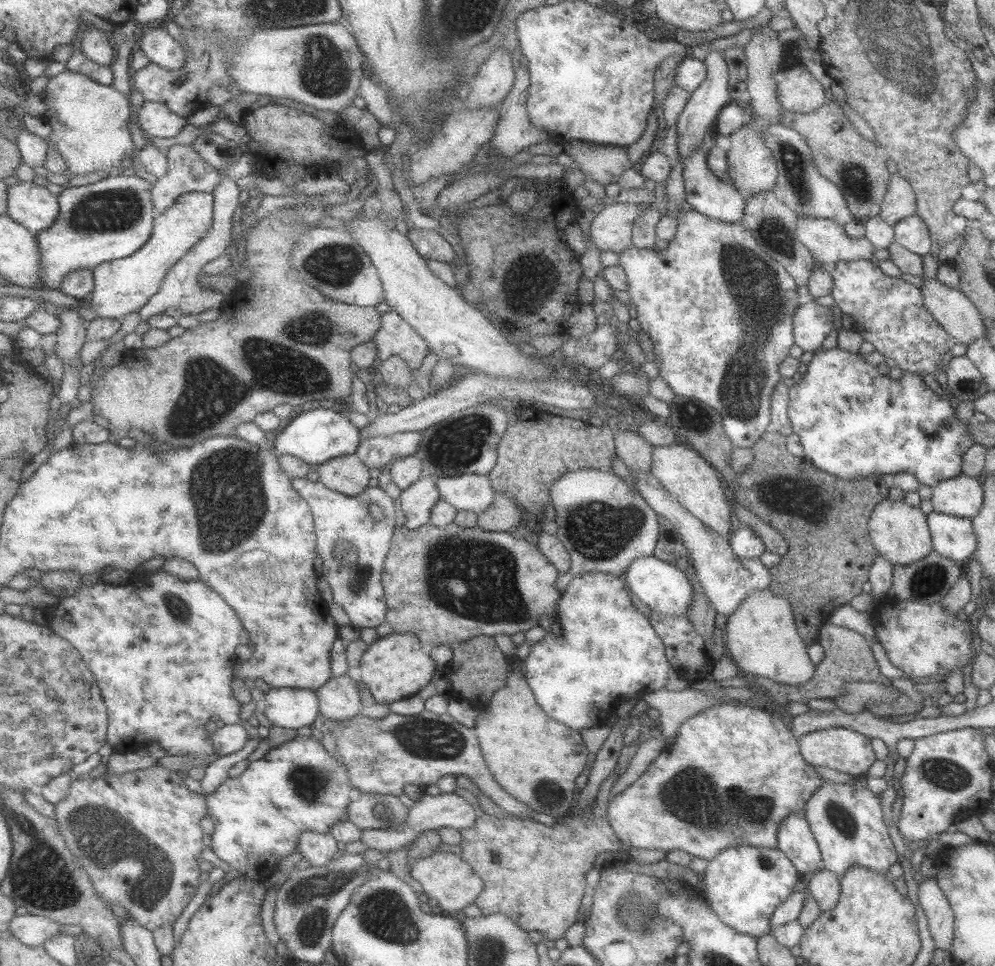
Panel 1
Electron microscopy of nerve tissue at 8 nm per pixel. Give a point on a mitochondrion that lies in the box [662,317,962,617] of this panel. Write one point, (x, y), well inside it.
(929, 580)

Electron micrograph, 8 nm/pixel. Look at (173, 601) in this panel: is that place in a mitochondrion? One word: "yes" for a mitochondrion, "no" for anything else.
yes

